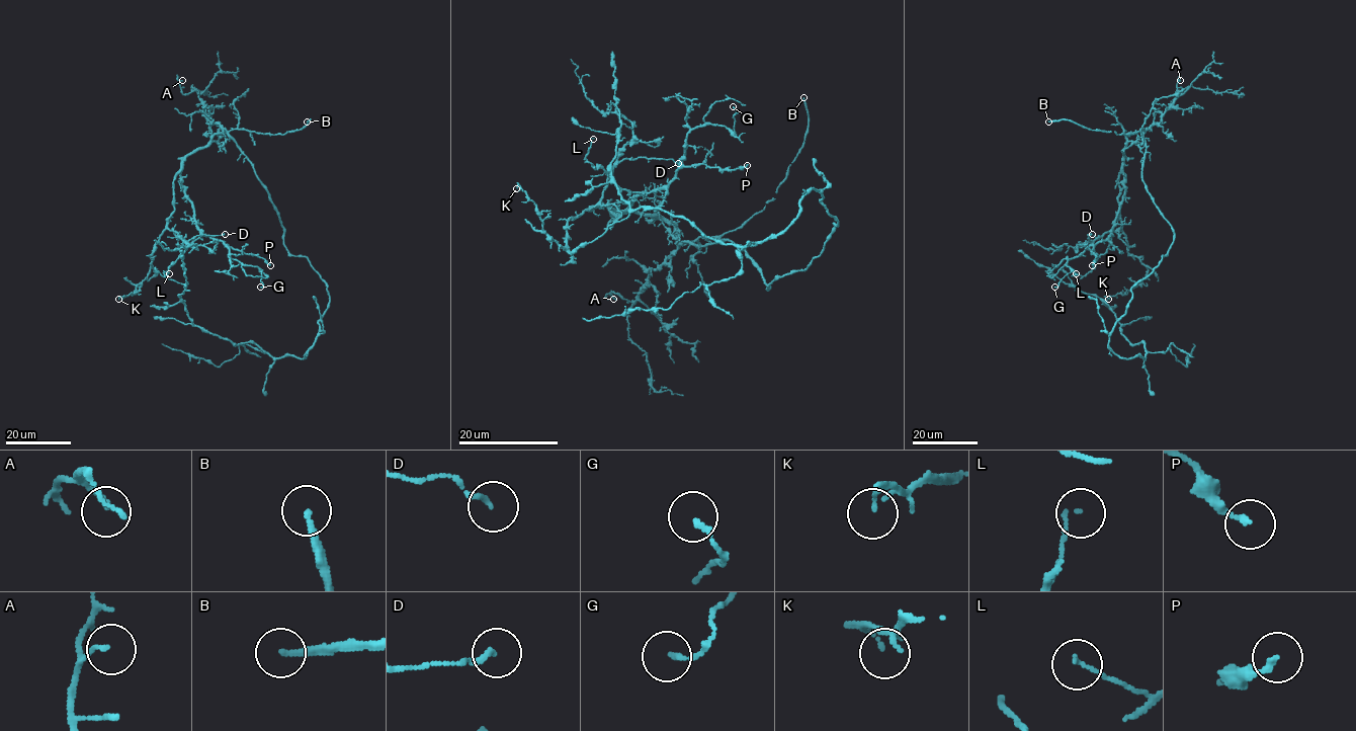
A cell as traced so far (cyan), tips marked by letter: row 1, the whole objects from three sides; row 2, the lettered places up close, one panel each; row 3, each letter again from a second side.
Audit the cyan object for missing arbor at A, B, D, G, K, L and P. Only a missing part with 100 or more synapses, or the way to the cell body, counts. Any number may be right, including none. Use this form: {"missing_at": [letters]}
{"missing_at": ["B"]}

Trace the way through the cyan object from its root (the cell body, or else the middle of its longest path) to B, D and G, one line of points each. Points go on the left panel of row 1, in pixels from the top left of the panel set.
B: (292, 255), (265, 185), (229, 133), (241, 129), (283, 135), (307, 122)
D: (292, 255), (254, 164), (222, 132), (183, 162), (167, 228), (183, 240), (225, 234)
G: (292, 255), (238, 144), (222, 132), (191, 152), (180, 185), (198, 229), (256, 265), (260, 287)

